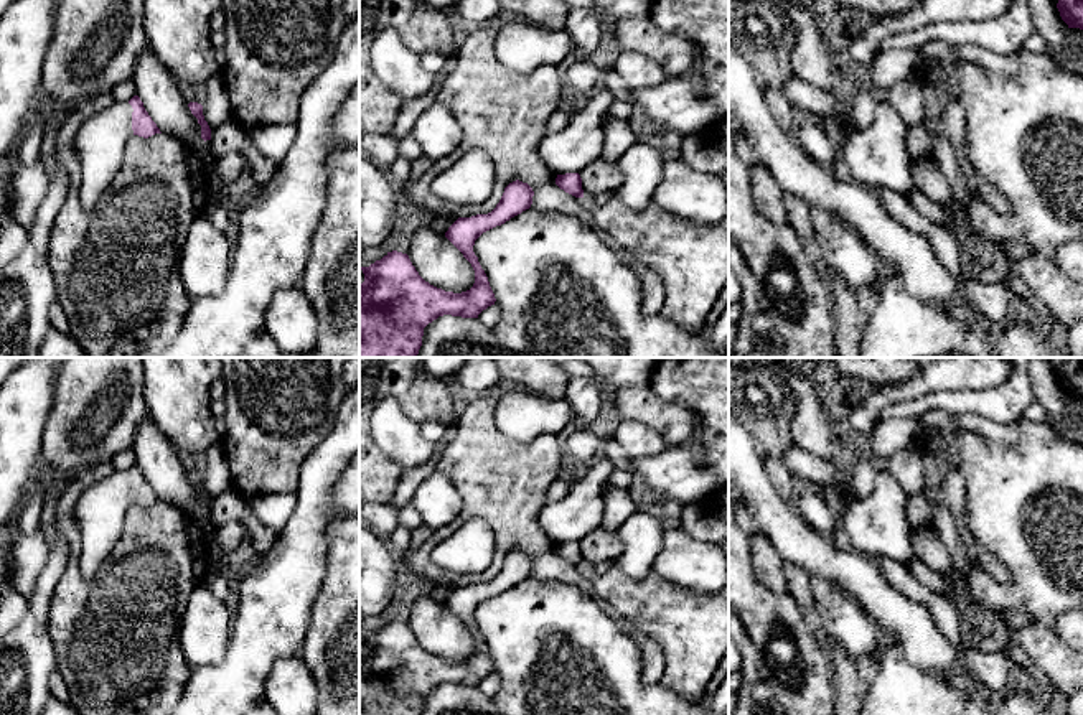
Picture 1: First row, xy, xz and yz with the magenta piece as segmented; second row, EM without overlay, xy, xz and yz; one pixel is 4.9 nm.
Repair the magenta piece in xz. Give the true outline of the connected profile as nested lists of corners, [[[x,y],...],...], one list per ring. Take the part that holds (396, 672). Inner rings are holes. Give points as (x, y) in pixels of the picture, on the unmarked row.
[[[519,549],[509,552],[488,583],[458,586],[445,606],[475,639],[475,652],[462,662],[445,661],[425,651],[407,623],[392,619],[369,636],[361,636],[359,715],[422,715],[424,697],[443,684],[478,687],[496,667],[473,621],[475,610],[529,578],[534,560]]]

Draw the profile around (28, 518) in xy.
[[[40,473],[33,483],[33,488],[26,494],[23,506],[16,517],[16,527],[21,535],[30,535],[40,530],[40,519],[45,504],[46,474]]]

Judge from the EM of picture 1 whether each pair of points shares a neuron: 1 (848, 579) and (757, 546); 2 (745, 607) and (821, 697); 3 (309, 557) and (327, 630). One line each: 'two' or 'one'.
1: two
2: one
3: two

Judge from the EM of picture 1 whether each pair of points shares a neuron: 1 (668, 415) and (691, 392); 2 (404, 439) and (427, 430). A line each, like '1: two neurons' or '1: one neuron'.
1: two neurons
2: two neurons

